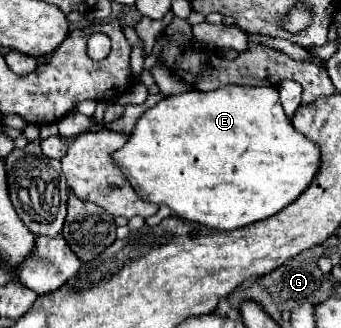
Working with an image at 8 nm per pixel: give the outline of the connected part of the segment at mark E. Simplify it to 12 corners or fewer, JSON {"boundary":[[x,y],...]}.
{"boundary":[[274,87],[160,99],[114,165],[218,231],[318,171]]}

